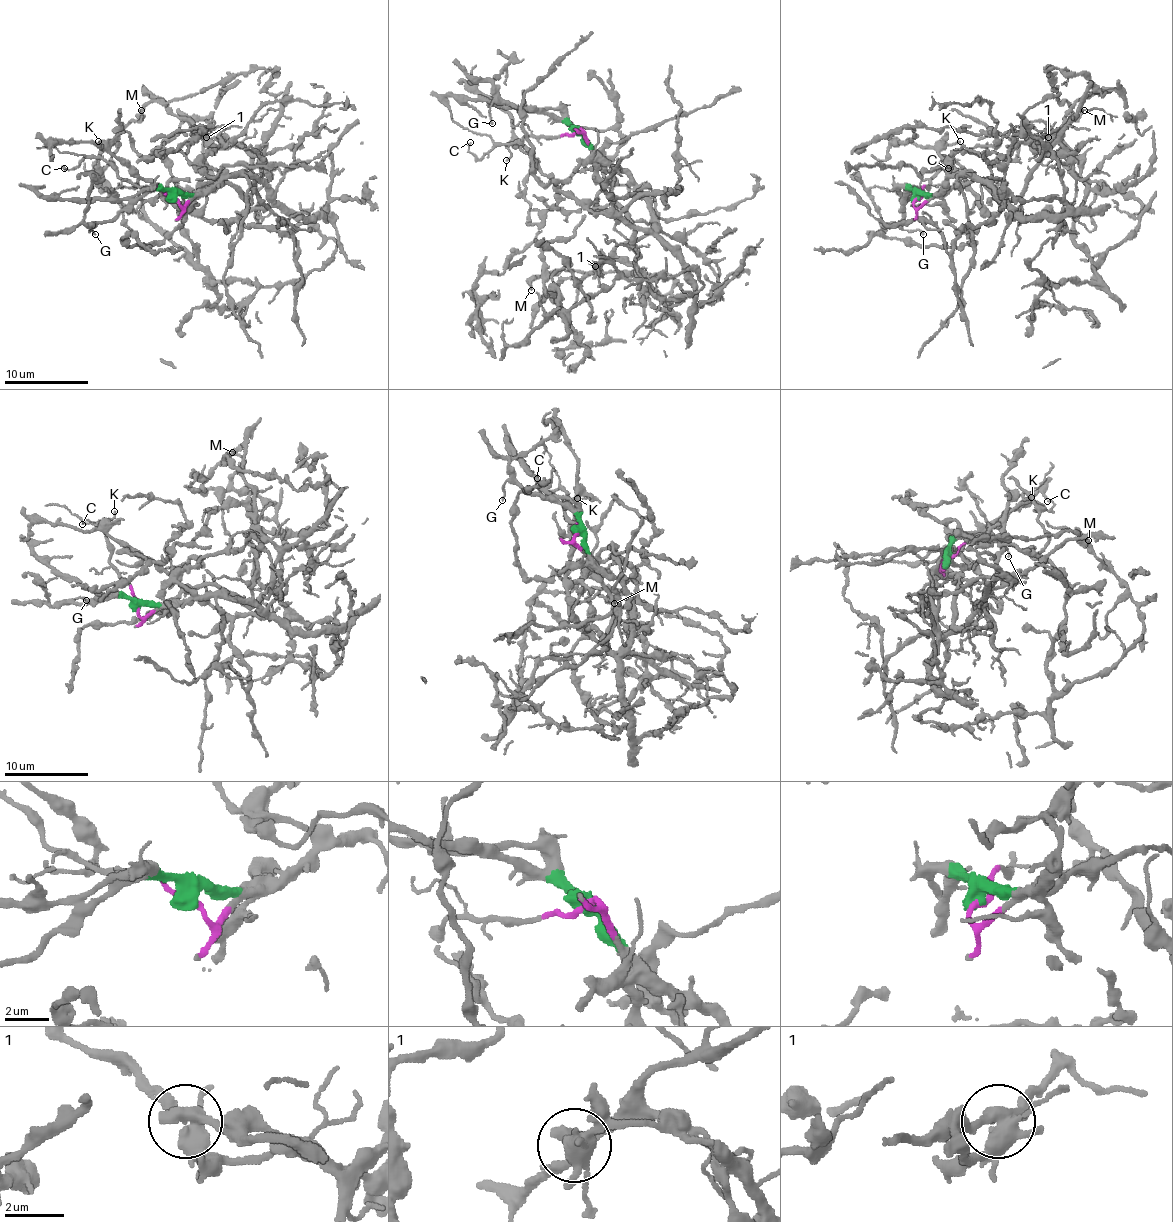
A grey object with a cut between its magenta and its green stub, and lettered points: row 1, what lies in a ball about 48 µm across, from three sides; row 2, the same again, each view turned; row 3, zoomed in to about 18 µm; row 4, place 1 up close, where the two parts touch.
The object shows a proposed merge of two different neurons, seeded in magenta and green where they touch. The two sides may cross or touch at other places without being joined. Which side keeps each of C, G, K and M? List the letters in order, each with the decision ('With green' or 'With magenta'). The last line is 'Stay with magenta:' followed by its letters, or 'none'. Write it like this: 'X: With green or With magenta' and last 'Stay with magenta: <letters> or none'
C: With magenta
G: With green
K: With green
M: With green
Stay with magenta: C

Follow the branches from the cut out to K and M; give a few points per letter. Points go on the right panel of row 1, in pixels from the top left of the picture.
K: (916, 200), (918, 194), (937, 194), (957, 175), (970, 227), (993, 219), (939, 152), (945, 144), (960, 141)
M: (916, 200), (950, 177), (990, 179), (990, 167), (1018, 144), (1060, 127), (1064, 102), (1084, 110)

